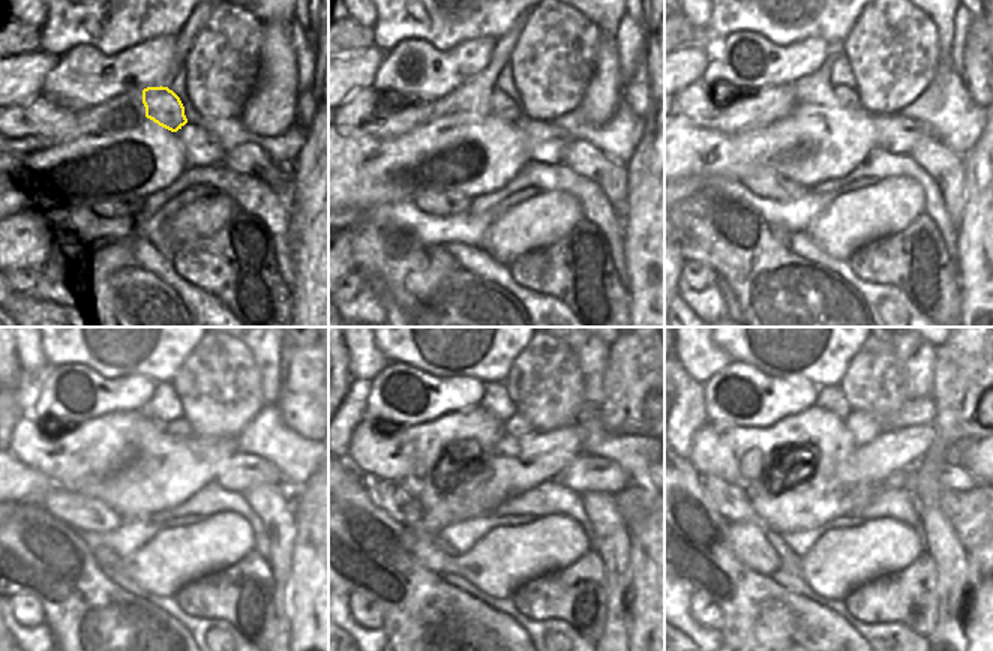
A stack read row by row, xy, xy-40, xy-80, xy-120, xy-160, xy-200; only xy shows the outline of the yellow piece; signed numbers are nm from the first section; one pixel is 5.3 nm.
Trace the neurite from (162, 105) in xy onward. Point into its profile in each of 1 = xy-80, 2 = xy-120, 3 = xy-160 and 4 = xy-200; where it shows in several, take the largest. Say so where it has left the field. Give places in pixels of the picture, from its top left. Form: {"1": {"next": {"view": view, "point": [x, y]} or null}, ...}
{"1": {"next": {"view": "xy-80", "point": [846, 96]}}, "2": {"next": {"view": "xy-120", "point": [180, 428]}}, "3": {"next": {"view": "xy-160", "point": [518, 426]}}, "4": {"next": {"view": "xy-200", "point": [864, 426]}}}

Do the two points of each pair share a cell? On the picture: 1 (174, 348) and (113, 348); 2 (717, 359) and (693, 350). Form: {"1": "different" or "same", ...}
{"1": "same", "2": "same"}

